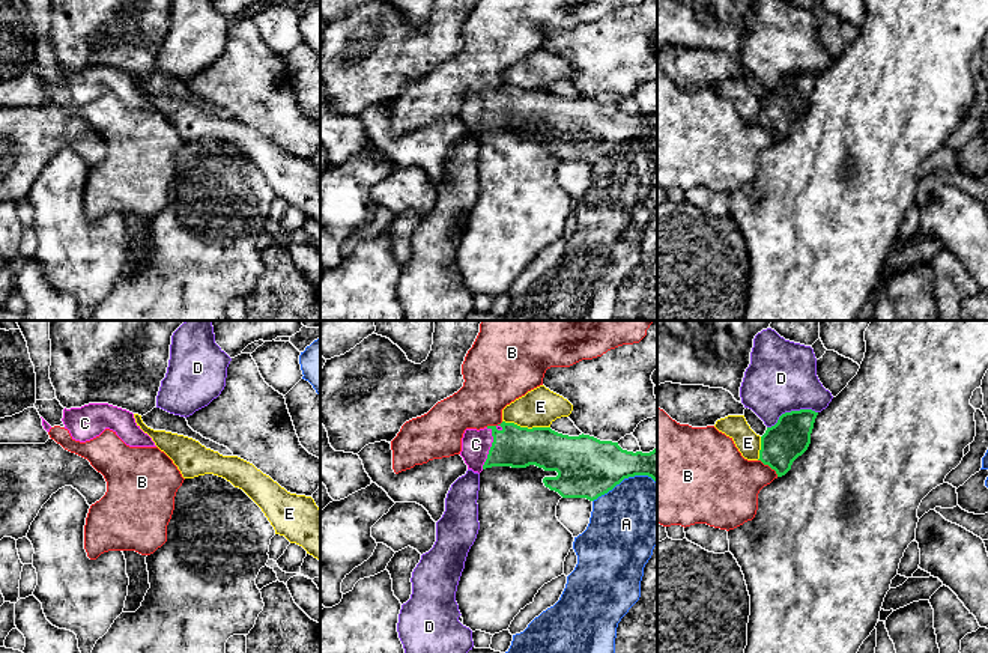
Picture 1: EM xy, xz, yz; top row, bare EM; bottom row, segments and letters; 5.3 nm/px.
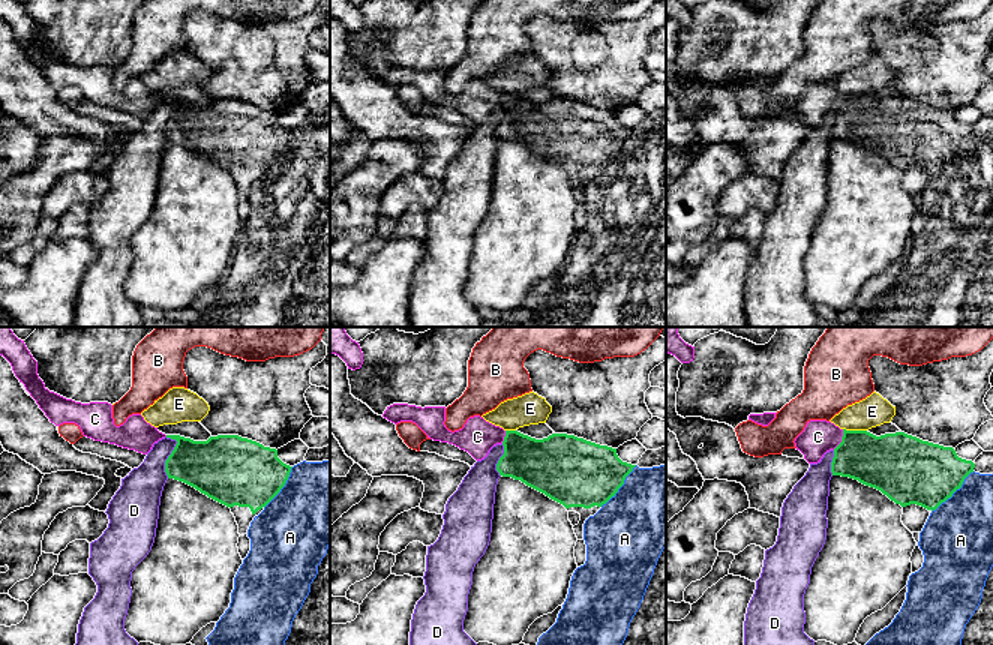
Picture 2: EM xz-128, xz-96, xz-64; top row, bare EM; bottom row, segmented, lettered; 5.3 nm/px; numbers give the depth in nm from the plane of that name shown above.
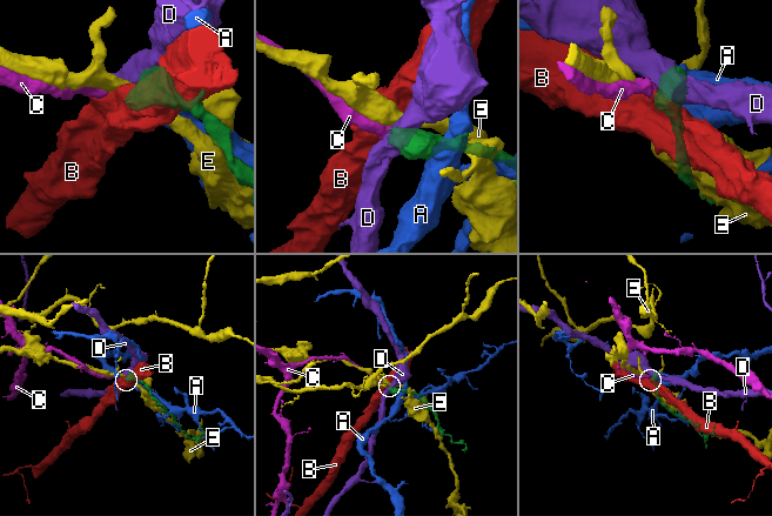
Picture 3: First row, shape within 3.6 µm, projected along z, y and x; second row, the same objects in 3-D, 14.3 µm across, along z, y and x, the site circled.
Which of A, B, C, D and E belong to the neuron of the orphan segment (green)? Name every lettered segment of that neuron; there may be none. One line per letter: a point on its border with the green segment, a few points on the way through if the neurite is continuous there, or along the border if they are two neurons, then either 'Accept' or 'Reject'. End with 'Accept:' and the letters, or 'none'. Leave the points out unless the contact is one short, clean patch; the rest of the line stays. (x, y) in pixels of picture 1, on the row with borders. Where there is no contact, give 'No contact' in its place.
A: Touches green at xz (624, 477). Reject
B: Touches green at yz (769, 465). Boundary: yz (758, 459), (767, 464), (778, 476). Reject
C: Touches green at xz (490, 449). Path across: xz (518, 447), (490, 449), (480, 449), (475, 444). Accept
D: Touches green at yz (791, 411). Reject
E: Touches green at xz (527, 428). Reject
Accept: C

